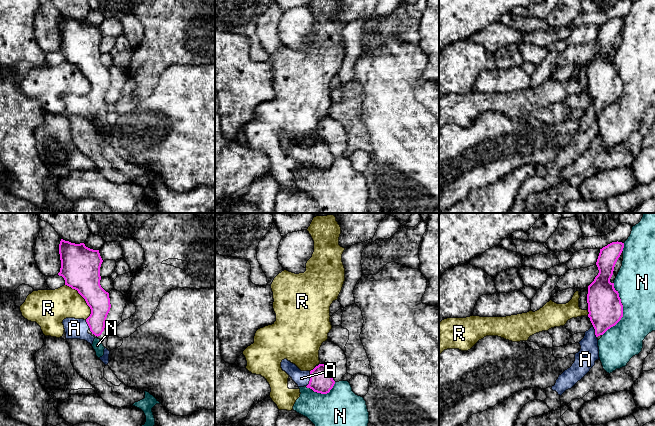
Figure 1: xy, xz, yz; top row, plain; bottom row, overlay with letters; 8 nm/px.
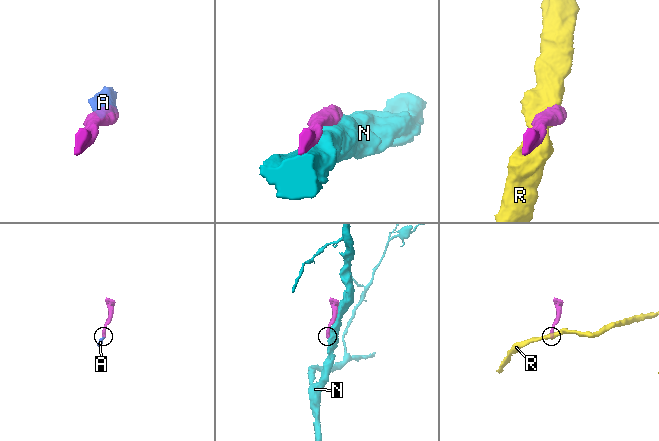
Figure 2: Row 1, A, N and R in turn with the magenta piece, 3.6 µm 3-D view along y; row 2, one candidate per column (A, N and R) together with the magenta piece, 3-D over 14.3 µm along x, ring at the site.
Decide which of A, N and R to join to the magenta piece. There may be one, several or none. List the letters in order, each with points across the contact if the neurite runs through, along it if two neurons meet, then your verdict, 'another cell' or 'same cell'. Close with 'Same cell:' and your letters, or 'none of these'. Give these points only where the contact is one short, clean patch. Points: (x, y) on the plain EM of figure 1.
A: way xz (321, 157), (319, 155), (310, 155), (301, 154); same cell
N: another cell
R: another cell
Same cell: A

